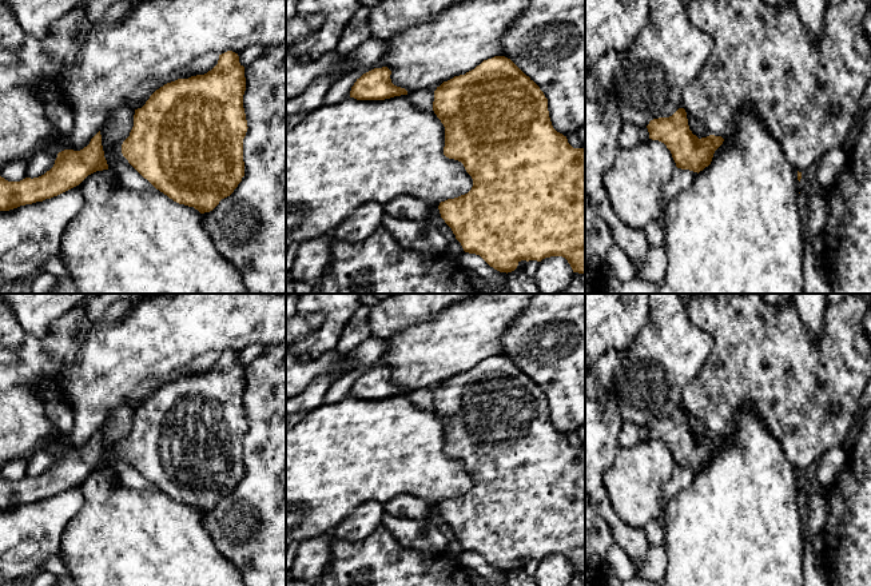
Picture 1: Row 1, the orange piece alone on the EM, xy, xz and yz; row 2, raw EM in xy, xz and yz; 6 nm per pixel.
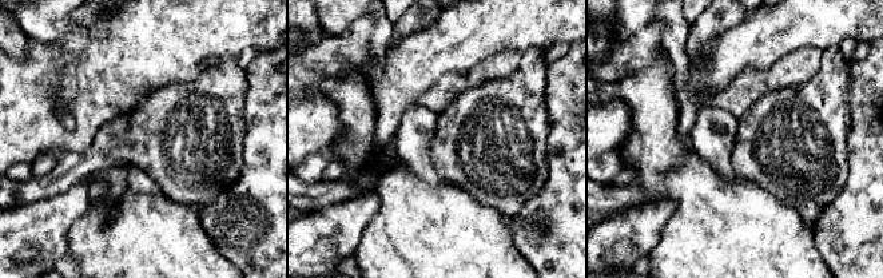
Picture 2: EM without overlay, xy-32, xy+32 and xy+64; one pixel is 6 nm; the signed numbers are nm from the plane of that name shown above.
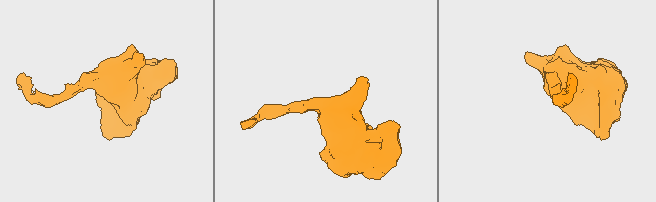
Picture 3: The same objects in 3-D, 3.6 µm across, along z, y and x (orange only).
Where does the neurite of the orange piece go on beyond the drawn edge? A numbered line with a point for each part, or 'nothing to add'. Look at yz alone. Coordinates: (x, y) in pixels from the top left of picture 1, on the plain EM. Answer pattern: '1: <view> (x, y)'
nothing to add

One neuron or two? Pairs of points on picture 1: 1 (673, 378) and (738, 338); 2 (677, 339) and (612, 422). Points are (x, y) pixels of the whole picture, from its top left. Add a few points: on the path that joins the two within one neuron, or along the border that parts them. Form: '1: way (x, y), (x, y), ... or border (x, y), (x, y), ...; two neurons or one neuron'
1: border (700, 327), (711, 337), (712, 350), (688, 382); two neurons
2: border (613, 381), (617, 409), (624, 421); two neurons

